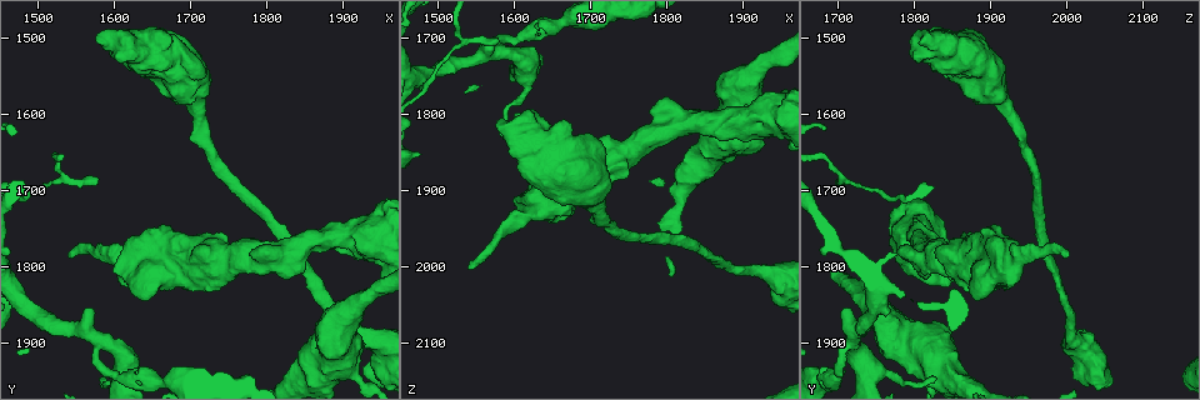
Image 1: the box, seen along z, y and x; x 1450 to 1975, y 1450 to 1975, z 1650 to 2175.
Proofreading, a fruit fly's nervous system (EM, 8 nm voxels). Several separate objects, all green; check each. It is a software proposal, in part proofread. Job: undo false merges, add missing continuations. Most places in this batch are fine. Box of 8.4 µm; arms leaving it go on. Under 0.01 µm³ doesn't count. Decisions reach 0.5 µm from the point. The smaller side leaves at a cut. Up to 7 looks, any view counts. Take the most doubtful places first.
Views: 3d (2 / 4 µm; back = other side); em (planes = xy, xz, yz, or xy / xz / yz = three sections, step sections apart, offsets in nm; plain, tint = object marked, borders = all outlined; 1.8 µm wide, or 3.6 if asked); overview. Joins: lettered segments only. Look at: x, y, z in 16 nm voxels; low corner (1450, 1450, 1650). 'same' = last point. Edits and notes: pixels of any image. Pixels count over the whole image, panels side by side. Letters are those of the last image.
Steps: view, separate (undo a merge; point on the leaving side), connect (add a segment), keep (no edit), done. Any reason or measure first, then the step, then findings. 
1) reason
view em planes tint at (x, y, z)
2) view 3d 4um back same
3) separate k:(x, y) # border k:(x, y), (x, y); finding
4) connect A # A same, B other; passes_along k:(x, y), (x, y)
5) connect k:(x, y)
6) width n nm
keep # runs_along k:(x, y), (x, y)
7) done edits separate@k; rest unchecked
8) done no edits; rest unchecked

abrupt turn
view 3d 2um at (1910, 1765, 1810)

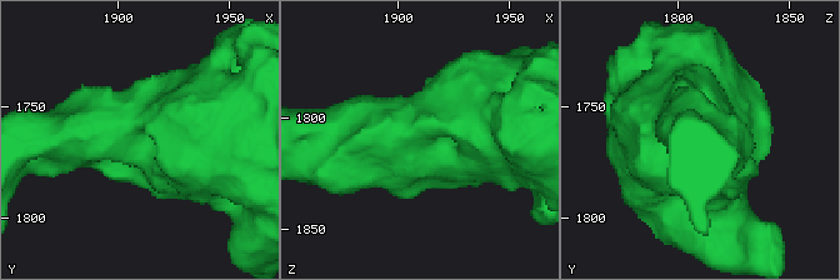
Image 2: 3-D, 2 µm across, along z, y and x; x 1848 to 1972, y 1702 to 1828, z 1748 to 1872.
shape alone is not enough
view em planes tint at (1910, 1763, 1810)

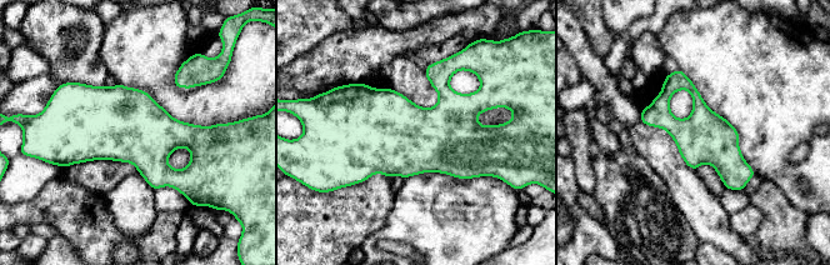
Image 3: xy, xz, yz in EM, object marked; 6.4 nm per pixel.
what lies round it
view em planes borders same

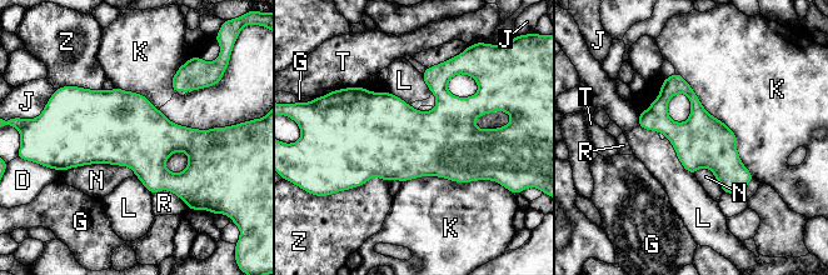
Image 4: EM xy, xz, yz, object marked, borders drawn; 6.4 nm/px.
longest_contact K 850 nm
keep # D other, G other, J other, K other, L other, N other, R other, T other, Z other; all the same cell

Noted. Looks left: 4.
free end
view em planes borders at (1535, 1785, 2005)

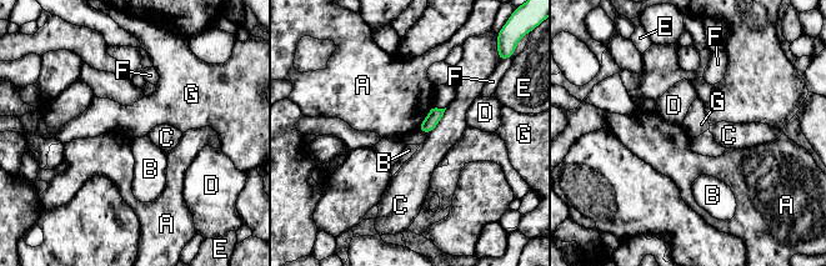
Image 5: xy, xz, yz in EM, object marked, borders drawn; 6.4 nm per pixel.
longest_contact C 220 nm
keep # A other, B other, C other, D other, E other, F other, G other; none of them fits

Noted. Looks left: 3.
a fork
view em 3.6um xz step 4 borders at (1700, 1795, 1885)

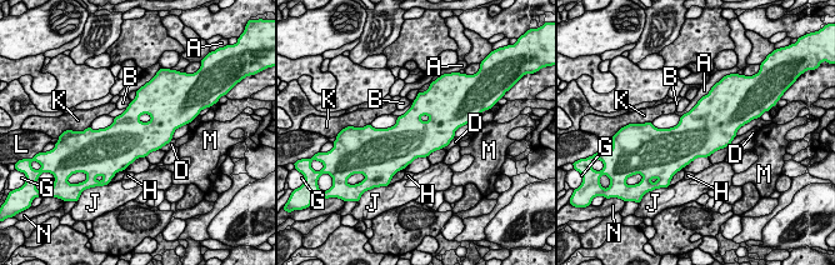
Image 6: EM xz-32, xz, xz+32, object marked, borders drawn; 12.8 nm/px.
keep # A other, B other, D other, G other, H other, J other, K other, L other, M other, N other; border 6:(709, 91), (680, 116); all the same cell

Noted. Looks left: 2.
done no edits; rest unchecked

